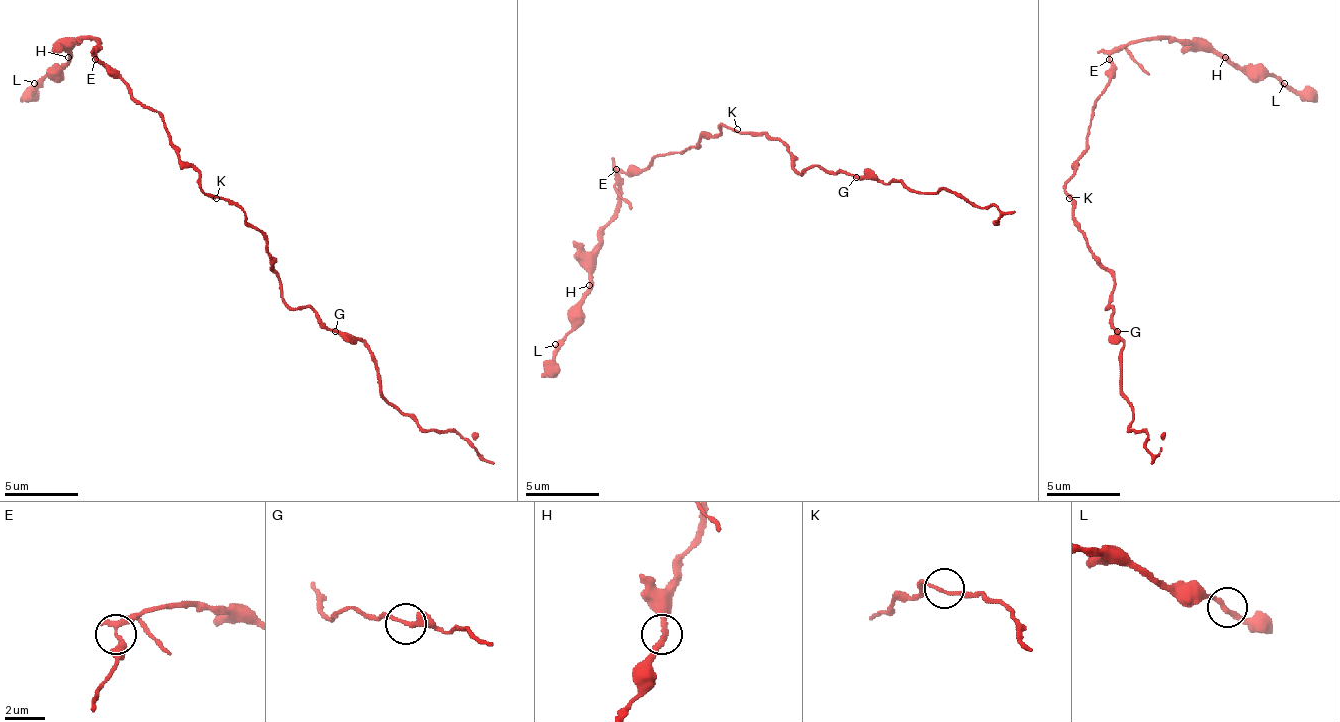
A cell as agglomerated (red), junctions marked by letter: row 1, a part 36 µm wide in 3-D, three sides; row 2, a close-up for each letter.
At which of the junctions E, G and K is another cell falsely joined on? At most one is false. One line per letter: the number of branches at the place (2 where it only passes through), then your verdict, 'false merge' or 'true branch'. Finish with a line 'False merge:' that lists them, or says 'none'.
E: 2 | false merge
G: 2 | true branch
K: 2 | true branch
False merge: E

